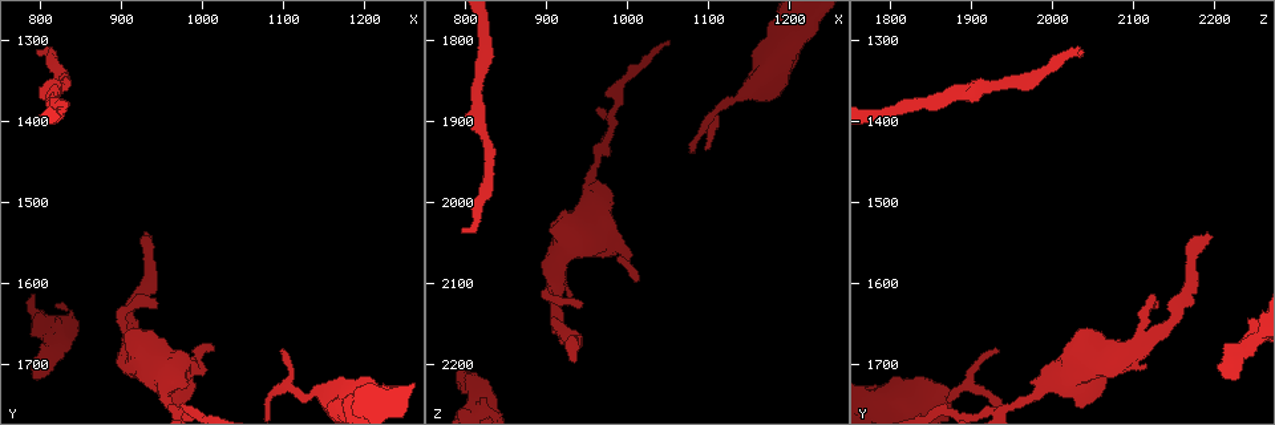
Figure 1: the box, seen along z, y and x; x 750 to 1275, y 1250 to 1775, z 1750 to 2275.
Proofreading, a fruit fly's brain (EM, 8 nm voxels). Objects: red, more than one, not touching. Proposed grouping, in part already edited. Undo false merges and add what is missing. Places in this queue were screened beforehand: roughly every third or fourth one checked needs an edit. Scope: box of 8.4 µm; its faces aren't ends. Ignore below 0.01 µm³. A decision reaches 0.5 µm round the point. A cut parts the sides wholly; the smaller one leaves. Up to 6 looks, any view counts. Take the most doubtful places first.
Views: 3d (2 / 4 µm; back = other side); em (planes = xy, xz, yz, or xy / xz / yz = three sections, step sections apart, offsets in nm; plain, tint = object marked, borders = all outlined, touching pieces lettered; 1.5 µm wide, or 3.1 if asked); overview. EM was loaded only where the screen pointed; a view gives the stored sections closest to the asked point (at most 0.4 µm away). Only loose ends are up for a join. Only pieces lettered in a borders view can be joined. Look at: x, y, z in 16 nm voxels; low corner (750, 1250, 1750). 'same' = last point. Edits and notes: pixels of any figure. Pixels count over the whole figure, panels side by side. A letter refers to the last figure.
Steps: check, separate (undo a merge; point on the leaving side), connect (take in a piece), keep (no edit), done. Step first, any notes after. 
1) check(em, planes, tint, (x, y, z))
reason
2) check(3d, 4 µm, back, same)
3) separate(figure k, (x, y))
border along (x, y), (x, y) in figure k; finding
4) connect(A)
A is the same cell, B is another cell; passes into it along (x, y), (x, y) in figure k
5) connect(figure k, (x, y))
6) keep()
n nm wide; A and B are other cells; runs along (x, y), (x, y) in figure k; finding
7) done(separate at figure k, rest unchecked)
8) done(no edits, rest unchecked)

check(3d, 2 µm, (795, 1315, 2035))
branch stops here

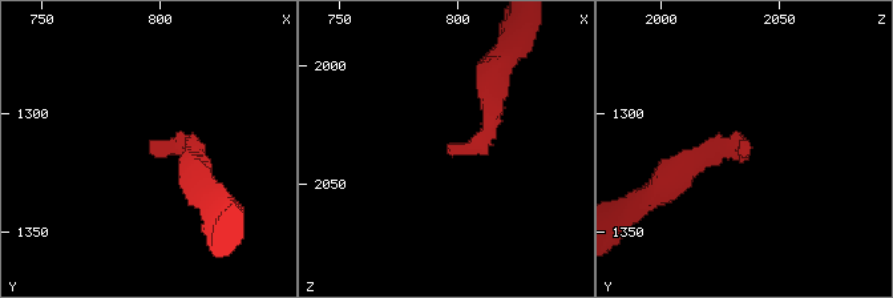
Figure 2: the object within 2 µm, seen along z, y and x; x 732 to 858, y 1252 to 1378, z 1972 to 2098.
check(em, planes, borders, (796, 1317, 2037))
need the tissue

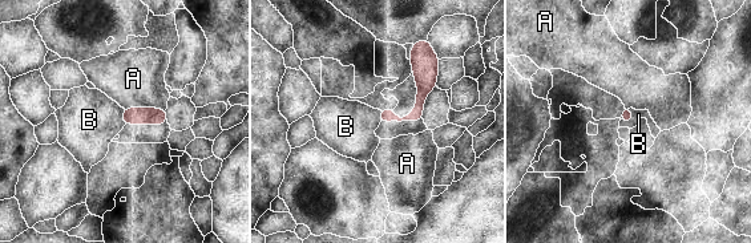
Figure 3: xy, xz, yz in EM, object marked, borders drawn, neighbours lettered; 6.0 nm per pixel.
keep()
A touches over 260 nm; A and B are other cells; no lettered piece goes on from it

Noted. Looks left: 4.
check(3d, 2 µm, (940, 1540, 2195))
free end

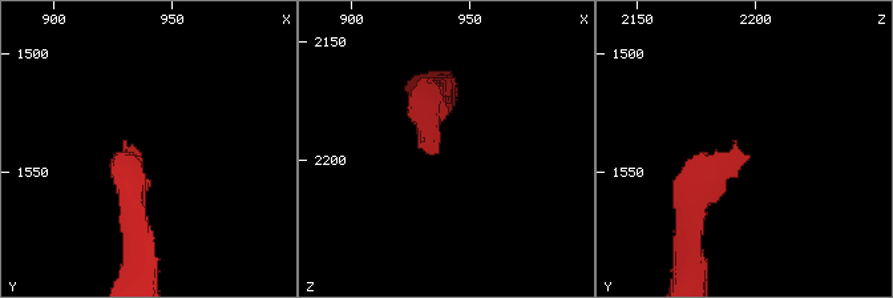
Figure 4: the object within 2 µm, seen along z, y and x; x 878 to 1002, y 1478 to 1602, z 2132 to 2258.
check(em, xz, step 4, borders, (938, 1543, 2196))
shape alone is not enough

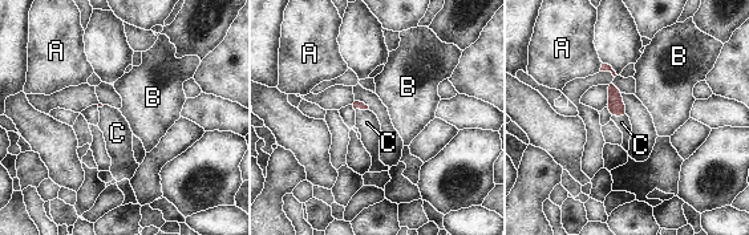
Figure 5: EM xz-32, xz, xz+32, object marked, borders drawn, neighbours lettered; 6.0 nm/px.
connect(C)
C is the same cell, A and B are other cells; the cell continues

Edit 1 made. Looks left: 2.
check(3d, 4 µm, (800, 1705, 2200))
an open end

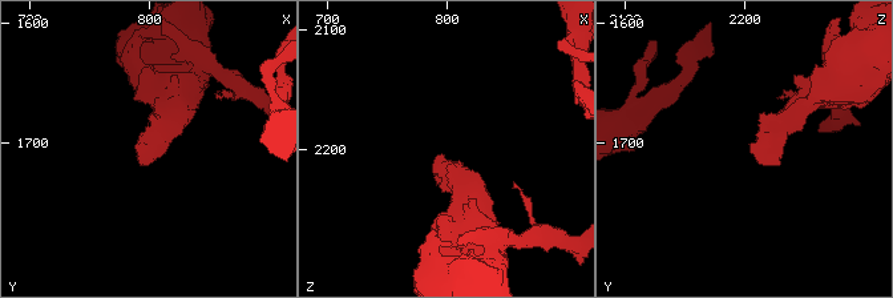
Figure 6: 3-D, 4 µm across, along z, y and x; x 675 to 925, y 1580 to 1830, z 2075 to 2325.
check(em, xz, step 8, borders, (798, 1702, 2206))
now the EM

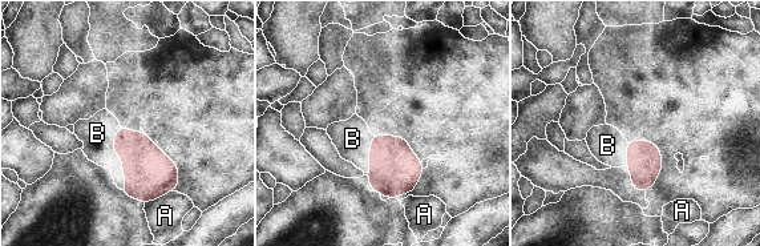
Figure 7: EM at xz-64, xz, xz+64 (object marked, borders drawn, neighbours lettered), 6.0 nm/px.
connect(B)
B is the same cell, A is another cell; the cell continues

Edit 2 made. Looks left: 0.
done(connect at figure 5, connect at figure 7, rest unchecked)

